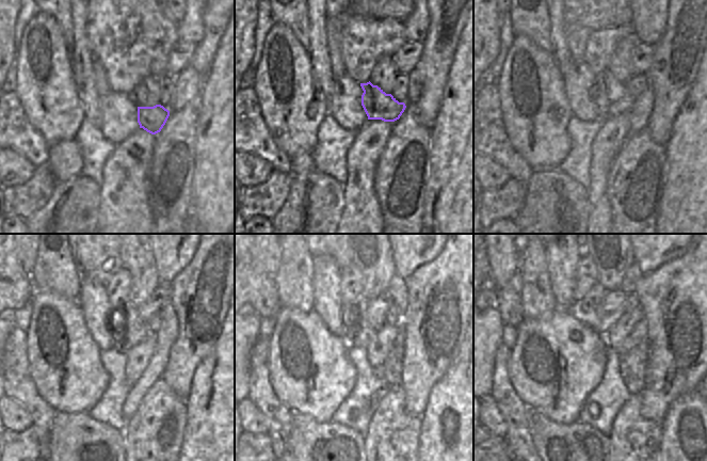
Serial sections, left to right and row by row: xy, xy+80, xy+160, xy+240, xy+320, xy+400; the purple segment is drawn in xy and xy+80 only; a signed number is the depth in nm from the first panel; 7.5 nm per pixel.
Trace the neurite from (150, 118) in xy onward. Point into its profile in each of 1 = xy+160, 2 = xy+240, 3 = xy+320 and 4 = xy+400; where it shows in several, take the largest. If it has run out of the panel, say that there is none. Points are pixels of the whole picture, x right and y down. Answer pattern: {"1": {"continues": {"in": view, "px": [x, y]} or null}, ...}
{"1": {"continues": {"in": "xy+160", "px": [620, 100]}}, "2": {"continues": {"in": "xy+240", "px": [137, 331]}}, "3": {"continues": {"in": "xy+320", "px": [352, 312]}}, "4": {"continues": {"in": "xy+400", "px": [589, 304]}}}

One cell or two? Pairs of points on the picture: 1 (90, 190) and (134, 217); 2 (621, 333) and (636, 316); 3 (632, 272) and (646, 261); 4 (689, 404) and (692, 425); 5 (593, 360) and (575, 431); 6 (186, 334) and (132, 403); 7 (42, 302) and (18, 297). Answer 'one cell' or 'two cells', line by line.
1: two cells
2: one cell
3: two cells
4: one cell
5: two cells
6: two cells
7: two cells

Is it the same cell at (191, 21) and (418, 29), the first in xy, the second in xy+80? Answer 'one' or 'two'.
one

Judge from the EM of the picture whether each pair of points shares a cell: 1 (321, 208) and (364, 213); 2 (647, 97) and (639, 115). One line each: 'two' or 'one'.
1: two
2: one

